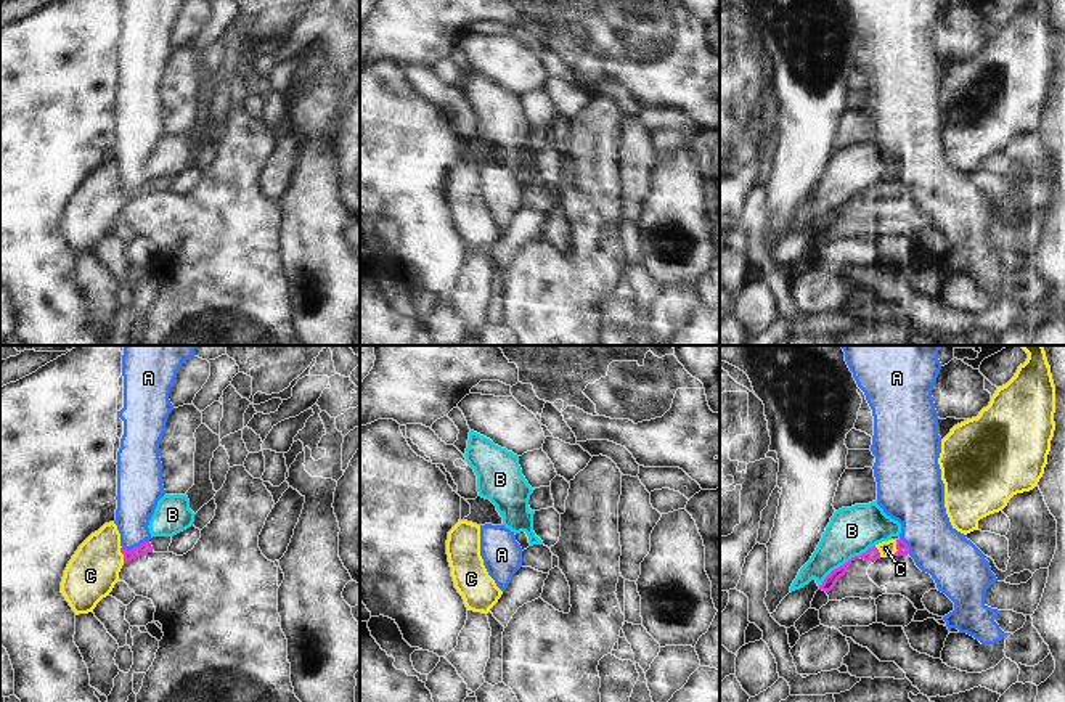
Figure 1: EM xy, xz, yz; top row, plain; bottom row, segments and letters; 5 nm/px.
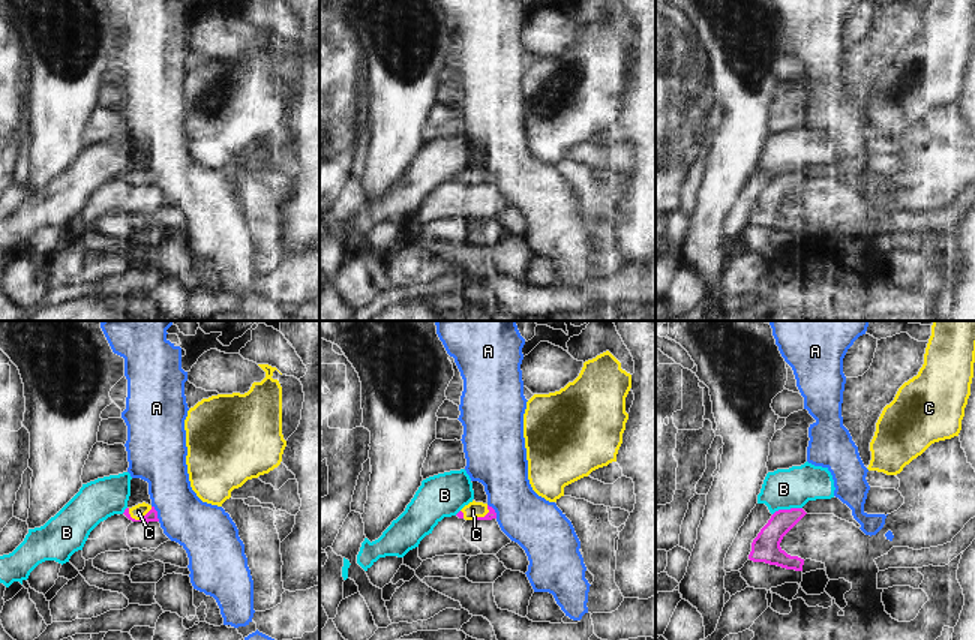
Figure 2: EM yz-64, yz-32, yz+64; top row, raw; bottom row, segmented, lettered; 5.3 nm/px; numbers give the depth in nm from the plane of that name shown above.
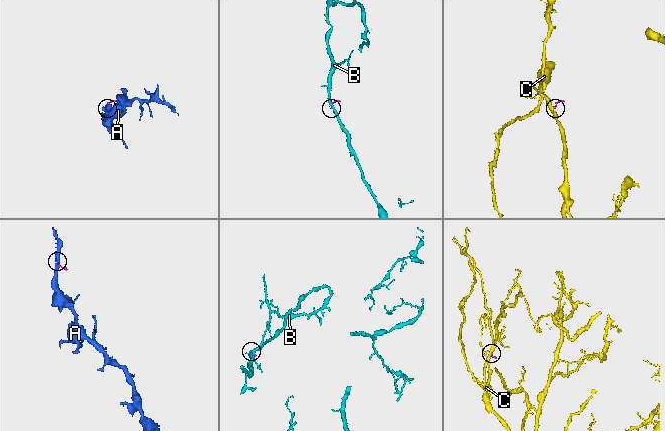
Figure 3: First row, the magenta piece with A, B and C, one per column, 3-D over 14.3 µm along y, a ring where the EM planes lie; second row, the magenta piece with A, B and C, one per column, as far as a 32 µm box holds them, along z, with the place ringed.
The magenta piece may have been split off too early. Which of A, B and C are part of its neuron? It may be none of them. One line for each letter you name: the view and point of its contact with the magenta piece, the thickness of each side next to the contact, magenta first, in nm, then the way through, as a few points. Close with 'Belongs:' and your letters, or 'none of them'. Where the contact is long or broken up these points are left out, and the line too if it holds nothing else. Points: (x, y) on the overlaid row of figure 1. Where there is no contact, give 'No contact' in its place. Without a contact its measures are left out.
C: Touches magenta at yz (897, 551). Thickness 60 nm (magenta) against 80 nm. Path across: yz (901, 546), (897, 551), (885, 548)
Belongs: C

